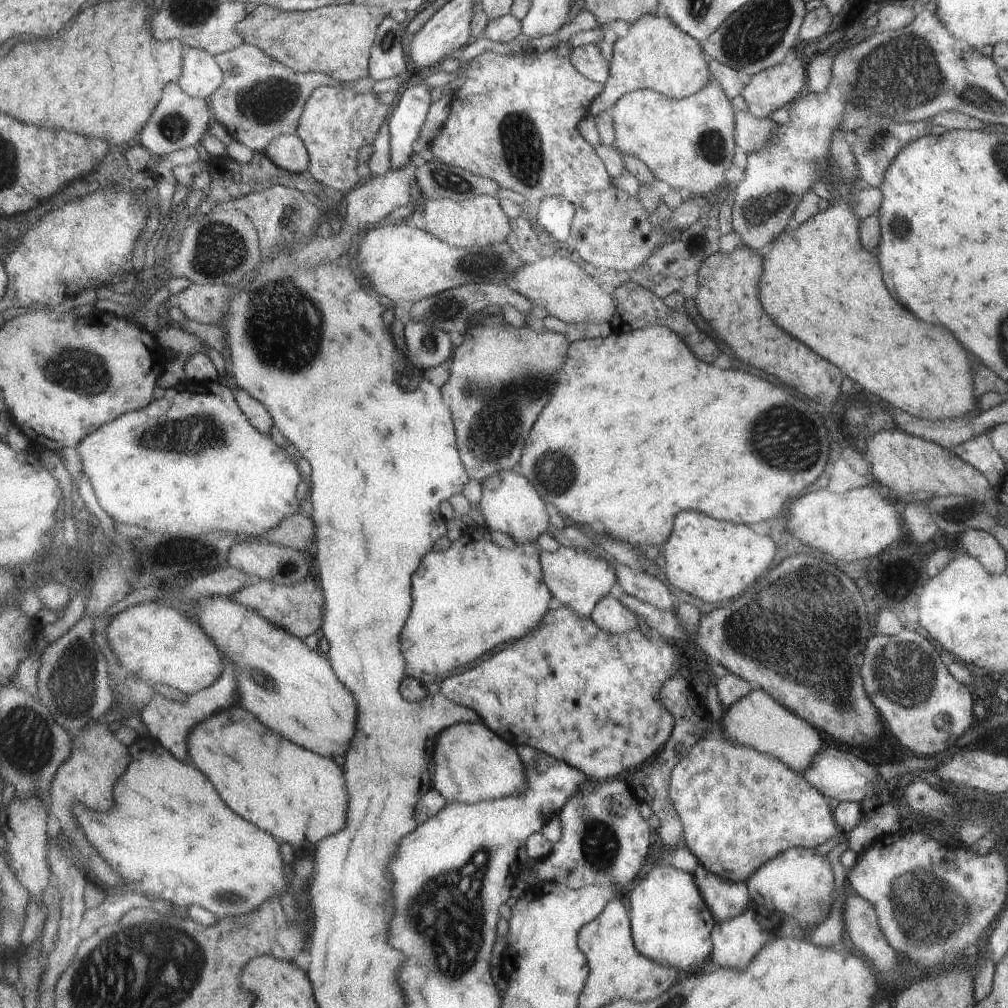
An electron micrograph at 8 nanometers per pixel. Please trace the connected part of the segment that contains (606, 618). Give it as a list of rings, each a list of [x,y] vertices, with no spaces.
[[[611,594],[595,607],[592,619],[603,630],[613,635],[622,635],[639,629],[639,620],[637,620],[636,614]]]

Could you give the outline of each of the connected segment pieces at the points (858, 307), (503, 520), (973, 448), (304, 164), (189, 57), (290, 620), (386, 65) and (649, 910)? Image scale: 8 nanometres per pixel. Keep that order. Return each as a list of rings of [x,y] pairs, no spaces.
[[[833,129],[830,136],[829,154],[840,176],[836,183],[833,181],[836,198],[825,210],[811,216],[798,228],[786,228],[761,251],[761,306],[781,330],[843,370],[844,376],[861,386],[862,393],[881,404],[921,420],[955,419],[974,414],[978,411],[977,398],[972,393],[967,350],[961,348],[945,328],[921,322],[903,310],[885,290],[877,260],[860,245],[859,218],[852,209],[858,192],[854,188],[857,174],[848,138],[841,129]]]
[[[504,470],[491,475],[482,482],[482,501],[479,504],[485,518],[485,529],[503,532],[516,544],[526,545],[537,542],[540,536],[550,531],[549,512],[545,499],[537,494],[536,486],[519,471]]]
[[[987,434],[976,436],[956,446],[953,453],[976,468],[985,477],[995,494],[1000,491],[1005,462],[993,448]]]
[[[298,134],[278,136],[263,152],[286,172],[301,174],[310,168],[308,148]]]
[[[187,48],[185,76],[179,80],[189,96],[208,99],[224,83],[224,70],[213,54],[203,49]]]
[[[257,579],[235,593],[232,599],[248,606],[266,616],[270,621],[280,624],[299,638],[307,638],[309,634],[319,632],[324,623],[325,596],[323,590],[313,582],[305,579],[297,585],[282,585],[270,580]]]
[[[387,17],[380,24],[370,59],[370,76],[376,81],[387,80],[393,76],[405,78],[407,56],[401,46],[405,25],[391,17]]]
[[[655,864],[645,879],[635,882],[629,895],[632,935],[644,957],[675,966],[681,974],[691,974],[707,962],[716,921],[697,890],[694,875],[671,865]]]

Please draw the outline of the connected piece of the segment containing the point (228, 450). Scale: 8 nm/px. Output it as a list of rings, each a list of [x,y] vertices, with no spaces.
[[[215,381],[183,382],[166,389],[161,399],[155,399],[142,411],[133,411],[121,415],[115,422],[105,423],[105,428],[85,437],[77,451],[82,471],[90,478],[101,506],[115,523],[133,524],[162,533],[207,534],[225,530],[261,538],[263,532],[279,526],[285,516],[299,512],[297,488],[303,480],[299,468],[270,437],[263,436],[252,425],[233,391]]]

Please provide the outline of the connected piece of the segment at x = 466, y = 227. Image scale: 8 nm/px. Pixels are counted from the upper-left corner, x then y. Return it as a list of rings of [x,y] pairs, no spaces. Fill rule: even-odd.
[[[474,196],[462,201],[435,200],[435,202],[423,202],[420,208],[427,210],[427,230],[435,236],[441,236],[441,240],[449,242],[457,247],[485,246],[493,243],[504,243],[511,234],[510,218],[503,212],[497,198],[491,196]]]

